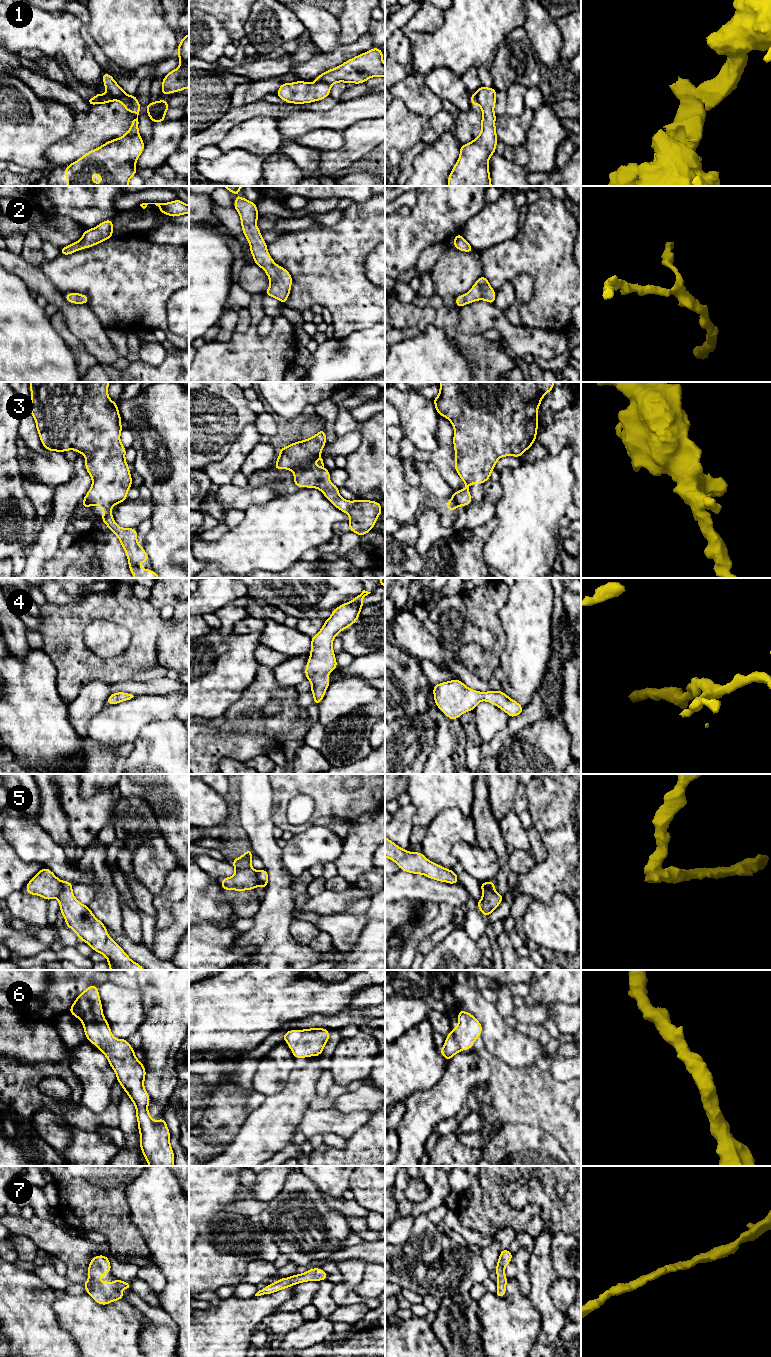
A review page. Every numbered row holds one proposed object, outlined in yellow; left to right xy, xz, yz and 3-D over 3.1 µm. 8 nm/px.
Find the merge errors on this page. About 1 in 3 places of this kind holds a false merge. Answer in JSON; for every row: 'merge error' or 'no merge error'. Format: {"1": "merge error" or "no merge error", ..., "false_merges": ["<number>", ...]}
{"1": "merge error", "2": "no merge error", "3": "no merge error", "4": "no merge error", "5": "merge error", "6": "no merge error", "7": "no merge error", "false_merges": ["1", "5"]}

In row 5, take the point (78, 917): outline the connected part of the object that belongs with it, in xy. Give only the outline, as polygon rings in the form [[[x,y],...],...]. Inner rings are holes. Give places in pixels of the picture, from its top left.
[[[63,881],[58,901],[65,924],[74,930],[79,940],[90,945],[108,960],[110,970],[145,970],[131,960],[124,950],[108,935],[105,925],[98,920],[89,906],[80,903],[72,892],[73,883]]]

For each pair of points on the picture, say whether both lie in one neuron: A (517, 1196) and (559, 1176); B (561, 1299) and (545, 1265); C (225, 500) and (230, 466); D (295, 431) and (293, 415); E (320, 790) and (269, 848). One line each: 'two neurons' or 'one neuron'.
A: one neuron
B: two neurons
C: two neurons
D: two neurons
E: two neurons

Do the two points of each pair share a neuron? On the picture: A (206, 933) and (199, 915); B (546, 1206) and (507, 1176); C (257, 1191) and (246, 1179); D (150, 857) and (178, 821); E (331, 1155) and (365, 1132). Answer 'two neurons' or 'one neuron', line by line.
A: two neurons
B: two neurons
C: two neurons
D: two neurons
E: one neuron

